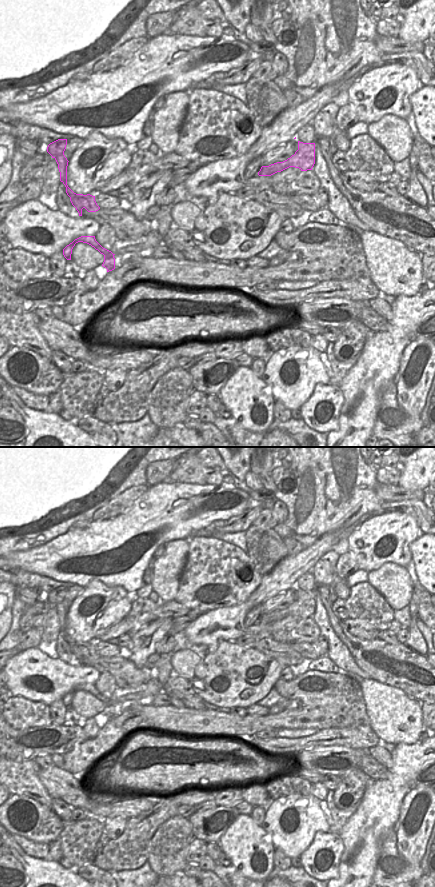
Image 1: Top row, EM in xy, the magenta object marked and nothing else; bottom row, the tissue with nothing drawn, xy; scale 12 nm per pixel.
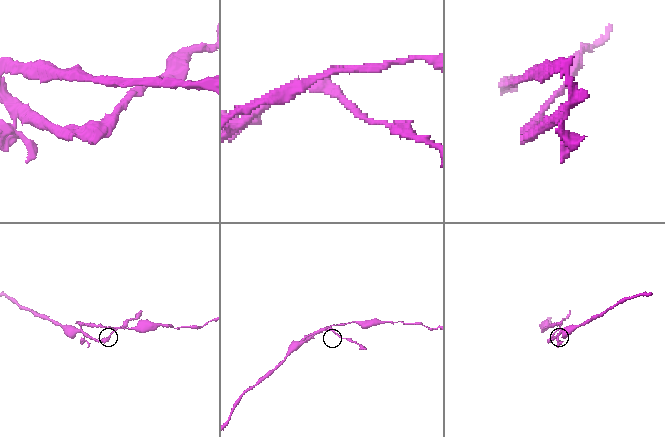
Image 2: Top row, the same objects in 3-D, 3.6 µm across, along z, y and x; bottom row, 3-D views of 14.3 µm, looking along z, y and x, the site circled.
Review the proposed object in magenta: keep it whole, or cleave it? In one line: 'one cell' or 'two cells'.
two cells

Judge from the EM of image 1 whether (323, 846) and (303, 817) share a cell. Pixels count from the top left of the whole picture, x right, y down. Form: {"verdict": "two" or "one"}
{"verdict": "two"}

